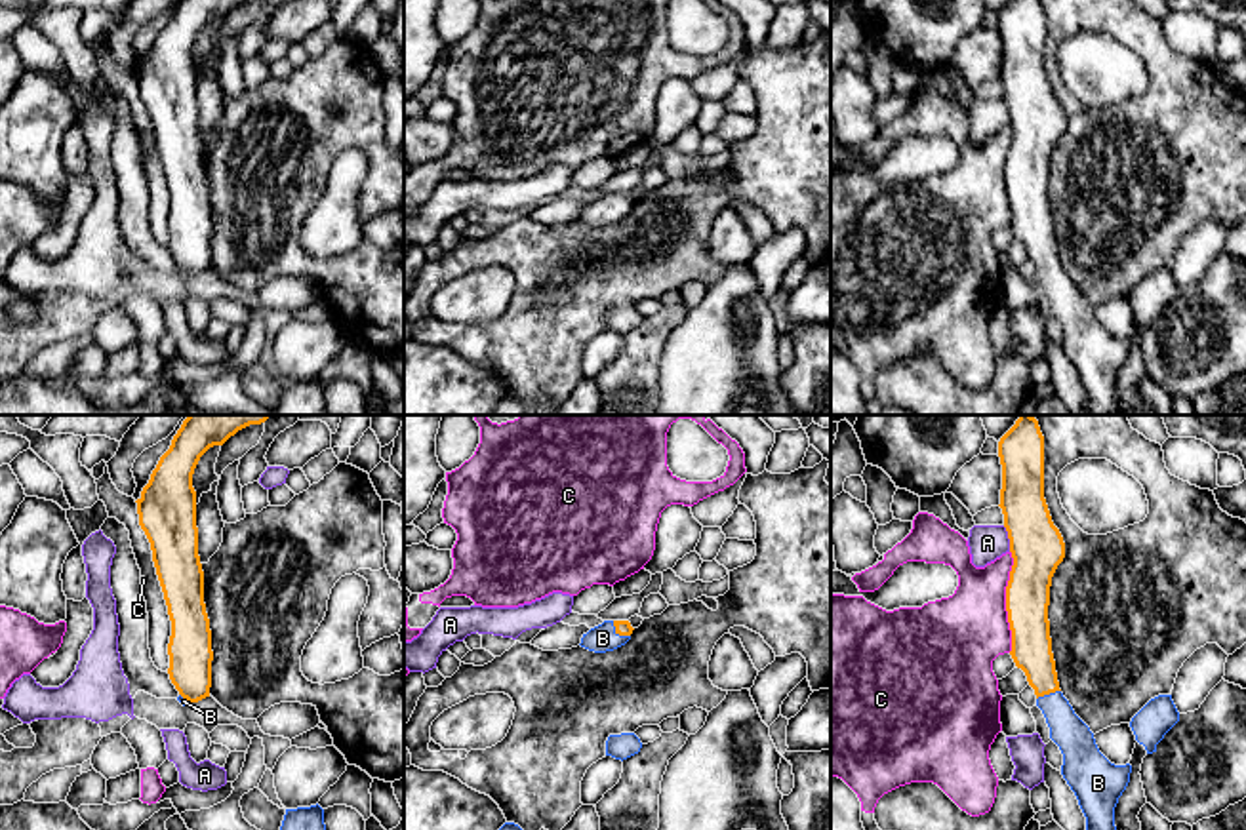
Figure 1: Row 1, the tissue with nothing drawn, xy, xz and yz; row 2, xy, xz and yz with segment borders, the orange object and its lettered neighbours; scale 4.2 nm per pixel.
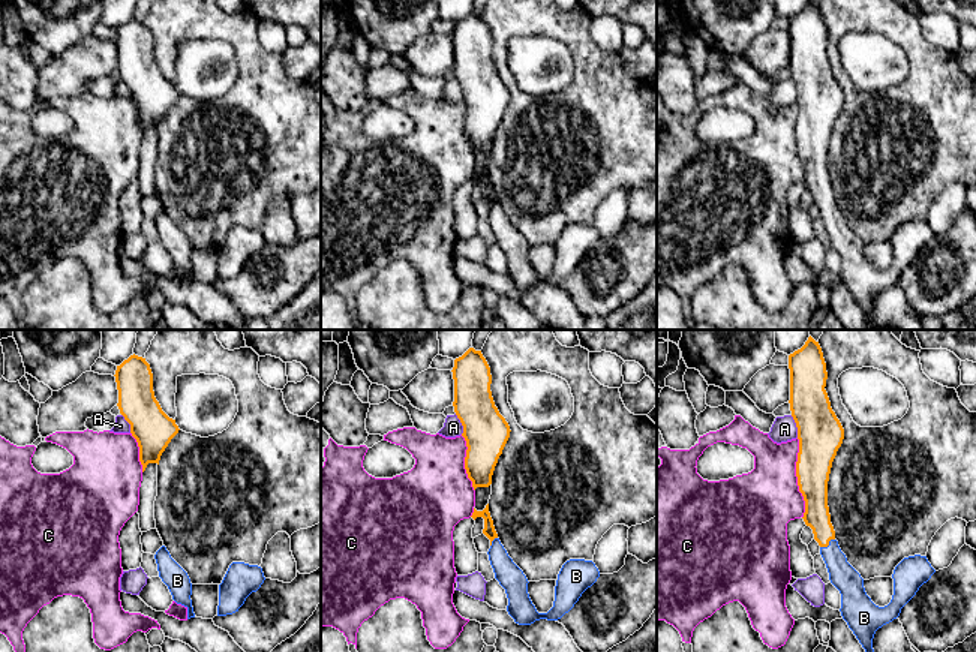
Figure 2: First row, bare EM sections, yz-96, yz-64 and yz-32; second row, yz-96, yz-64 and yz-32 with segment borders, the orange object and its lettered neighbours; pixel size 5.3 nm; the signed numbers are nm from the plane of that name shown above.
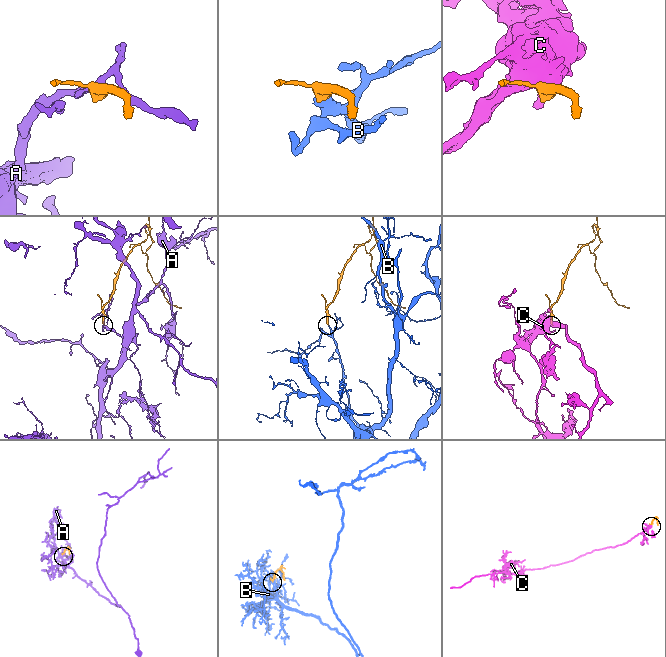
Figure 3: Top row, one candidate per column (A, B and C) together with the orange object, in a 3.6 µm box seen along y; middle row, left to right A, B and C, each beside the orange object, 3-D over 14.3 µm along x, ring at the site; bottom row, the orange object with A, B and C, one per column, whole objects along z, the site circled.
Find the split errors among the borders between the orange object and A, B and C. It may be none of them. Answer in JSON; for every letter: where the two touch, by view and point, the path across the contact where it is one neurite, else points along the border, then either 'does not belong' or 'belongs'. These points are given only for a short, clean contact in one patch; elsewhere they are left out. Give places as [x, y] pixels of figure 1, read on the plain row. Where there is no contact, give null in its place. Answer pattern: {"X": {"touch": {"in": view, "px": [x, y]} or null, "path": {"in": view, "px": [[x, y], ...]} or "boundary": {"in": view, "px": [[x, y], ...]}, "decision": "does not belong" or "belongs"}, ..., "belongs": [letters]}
{"A": {"touch": {"in": "yz", "px": [1008, 111]}, "boundary": {"in": "yz", "px": [[1003, 99], [1010, 124]]}, "decision": "does not belong"}, "B": {"touch": {"in": "xz", "px": [618, 206]}, "path": {"in": "xz", "px": [[622, 200], [618, 206], [602, 212]]}, "decision": "belongs"}, "C": {"touch": {"in": "yz", "px": [1006, 176]}, "boundary": {"in": "yz", "px": [[1010, 124], [1012, 138], [1006, 160], [1008, 225]]}, "decision": "does not belong"}, "belongs": ["B"]}

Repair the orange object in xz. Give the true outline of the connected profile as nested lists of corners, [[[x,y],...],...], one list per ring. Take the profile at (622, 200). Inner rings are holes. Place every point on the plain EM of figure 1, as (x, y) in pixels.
[[[604,194],[583,208],[579,219],[594,227],[613,225],[631,213],[633,204],[629,194]]]

